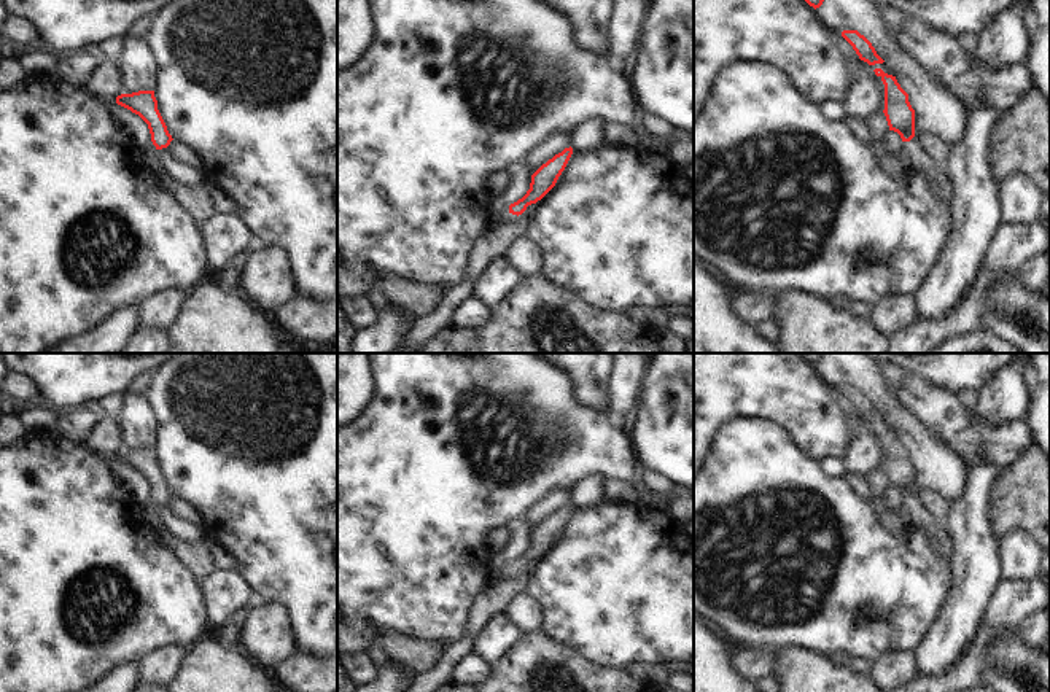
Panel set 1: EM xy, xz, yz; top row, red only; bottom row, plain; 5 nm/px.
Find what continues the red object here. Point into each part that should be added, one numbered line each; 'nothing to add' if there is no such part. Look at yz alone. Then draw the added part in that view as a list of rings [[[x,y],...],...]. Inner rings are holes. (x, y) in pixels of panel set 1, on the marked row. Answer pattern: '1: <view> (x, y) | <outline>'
1: yz (917, 161) | [[[915,135],[910,142],[902,143],[900,159],[905,164],[905,180],[912,180],[916,175],[928,175],[931,172],[947,173],[945,167],[939,165],[934,157],[921,148],[918,135]]]

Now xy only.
1: xy (148, 155) | [[[151,140],[148,142],[148,145],[145,148],[138,150],[138,156],[142,159],[142,167],[150,173],[150,177],[154,175],[154,172],[150,169],[151,164],[156,169],[162,170],[162,165],[156,154],[156,146],[153,145]]]

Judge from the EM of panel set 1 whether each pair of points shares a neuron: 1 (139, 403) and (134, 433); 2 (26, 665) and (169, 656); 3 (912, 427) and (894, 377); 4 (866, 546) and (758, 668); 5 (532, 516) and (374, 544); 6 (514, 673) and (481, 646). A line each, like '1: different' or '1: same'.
1: same
2: different
3: different
4: different
5: different
6: different

